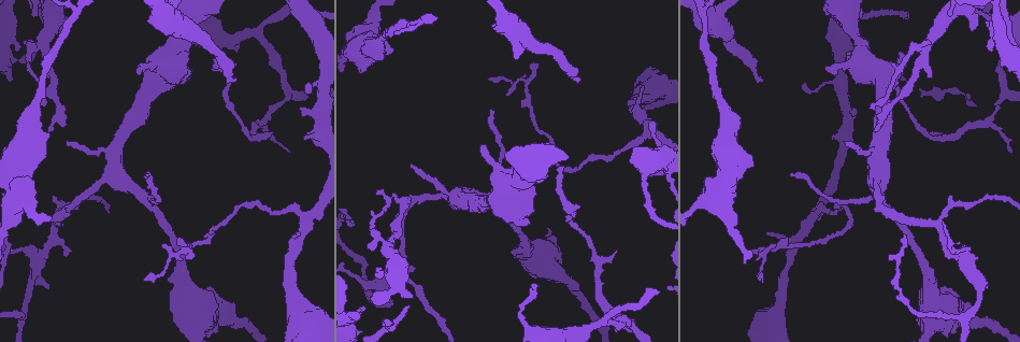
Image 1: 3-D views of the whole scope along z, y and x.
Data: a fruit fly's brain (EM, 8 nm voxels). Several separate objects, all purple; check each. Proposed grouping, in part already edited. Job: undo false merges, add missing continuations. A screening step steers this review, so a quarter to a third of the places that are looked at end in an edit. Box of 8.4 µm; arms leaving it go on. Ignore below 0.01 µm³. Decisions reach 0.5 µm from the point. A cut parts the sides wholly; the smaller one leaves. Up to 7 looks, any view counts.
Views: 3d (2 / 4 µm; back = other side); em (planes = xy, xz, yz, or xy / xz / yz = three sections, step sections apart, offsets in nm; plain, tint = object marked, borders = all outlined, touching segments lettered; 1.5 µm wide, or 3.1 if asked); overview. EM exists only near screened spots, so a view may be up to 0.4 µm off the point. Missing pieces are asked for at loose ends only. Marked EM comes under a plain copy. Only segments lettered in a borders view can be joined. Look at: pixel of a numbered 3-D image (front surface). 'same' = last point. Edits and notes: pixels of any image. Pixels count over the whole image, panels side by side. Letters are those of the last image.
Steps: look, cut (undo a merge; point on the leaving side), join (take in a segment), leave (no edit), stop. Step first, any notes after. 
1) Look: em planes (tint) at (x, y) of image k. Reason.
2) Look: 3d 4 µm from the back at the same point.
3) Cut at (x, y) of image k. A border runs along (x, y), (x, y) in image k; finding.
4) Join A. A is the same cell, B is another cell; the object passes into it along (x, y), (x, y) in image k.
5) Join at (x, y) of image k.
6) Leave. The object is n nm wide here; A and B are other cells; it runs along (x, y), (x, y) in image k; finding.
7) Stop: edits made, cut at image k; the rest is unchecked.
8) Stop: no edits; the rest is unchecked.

Look: em yz step 4 (borders) at (578, 79) of image 1. Free end.

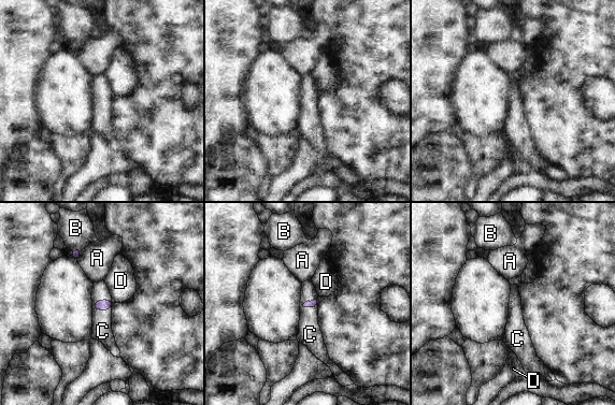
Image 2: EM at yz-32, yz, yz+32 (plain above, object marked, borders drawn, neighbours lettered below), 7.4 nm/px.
Join C. The longest contact is with C, 160 nm; C is the same cell, A, B and D are other cells; the object passes into it along (105, 304), (100, 301), (102, 331) in image 2; it goes on there.

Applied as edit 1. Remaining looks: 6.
Look: 3d 2 µm at (376, 192) of image 1. Free end.

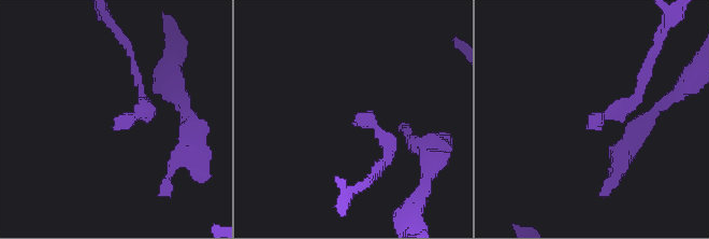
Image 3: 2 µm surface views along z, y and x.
Look: em yz step 8 (tint) at (356, 120) of image 3. Now the EM.

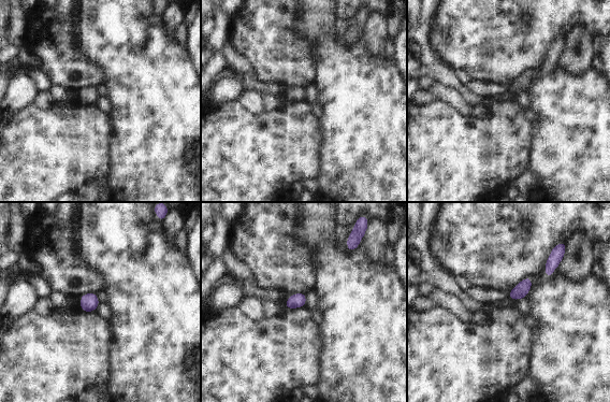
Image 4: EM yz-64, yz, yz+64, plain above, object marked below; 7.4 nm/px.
Look: em planes (borders) at the same point.

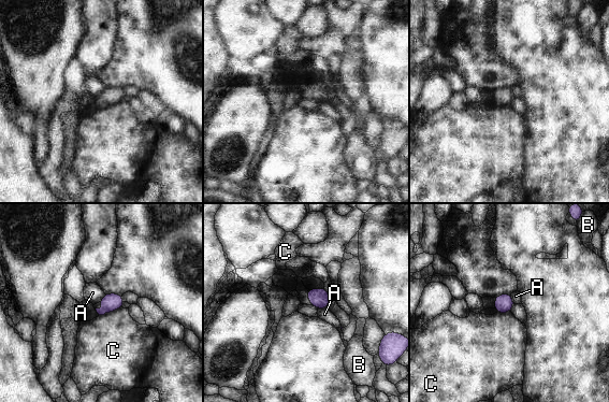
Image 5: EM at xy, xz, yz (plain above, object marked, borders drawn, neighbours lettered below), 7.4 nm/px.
Leave. A, B and C are other cells; a border runs along (328, 306), (318, 309) in image 5; no lettered segment goes on from it.

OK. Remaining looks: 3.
Look: 3d 4 µm at (387, 243) of image 1. Small branch off a trunk.

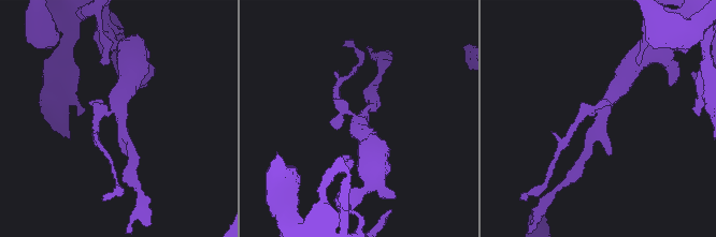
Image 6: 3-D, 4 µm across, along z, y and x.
Look: em planes (tint) at (359, 123) of image 6. 3 arms meet here.

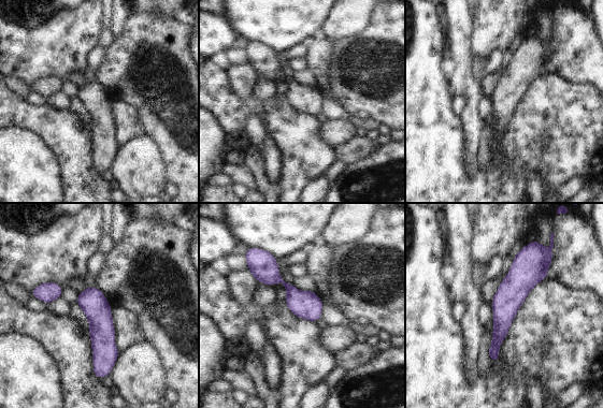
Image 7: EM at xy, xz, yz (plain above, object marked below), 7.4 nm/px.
Look: em planes (borders) at the same point. See the neighbours.

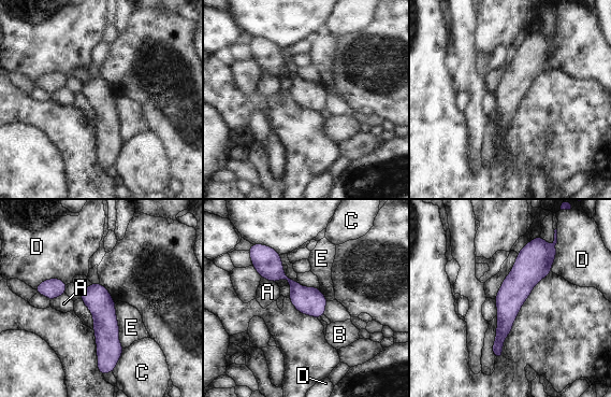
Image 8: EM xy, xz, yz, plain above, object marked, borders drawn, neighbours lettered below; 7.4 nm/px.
Leave. A, B, C, D and E are other cells; continuous, no second neuron.

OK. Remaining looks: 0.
Stop: edits made, join at image 2; the rest is unchecked.

